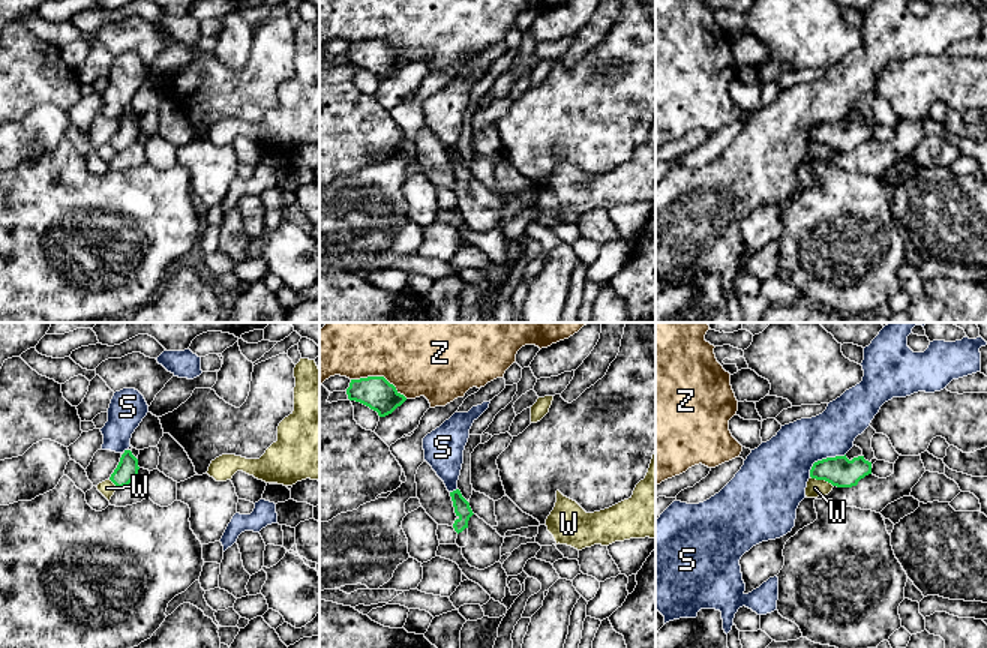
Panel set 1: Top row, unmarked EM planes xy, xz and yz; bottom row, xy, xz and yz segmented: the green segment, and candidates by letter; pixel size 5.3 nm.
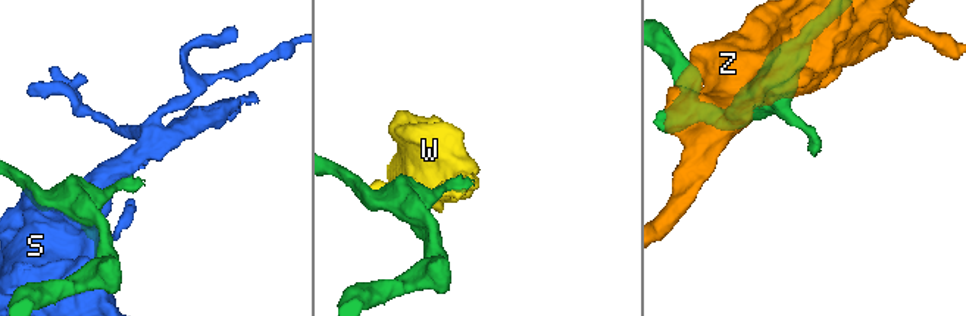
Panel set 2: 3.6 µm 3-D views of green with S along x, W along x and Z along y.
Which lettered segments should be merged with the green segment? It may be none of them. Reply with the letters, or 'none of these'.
none of these

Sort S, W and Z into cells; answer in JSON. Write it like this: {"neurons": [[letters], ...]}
{"neurons": [["S"], ["W"], ["Z"]]}

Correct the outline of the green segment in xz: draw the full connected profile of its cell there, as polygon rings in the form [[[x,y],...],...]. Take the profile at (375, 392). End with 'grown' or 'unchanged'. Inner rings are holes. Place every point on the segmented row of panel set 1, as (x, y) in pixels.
[[[384,376],[351,380],[346,394],[350,400],[369,406],[380,417],[392,414],[406,400]]]; unchanged

